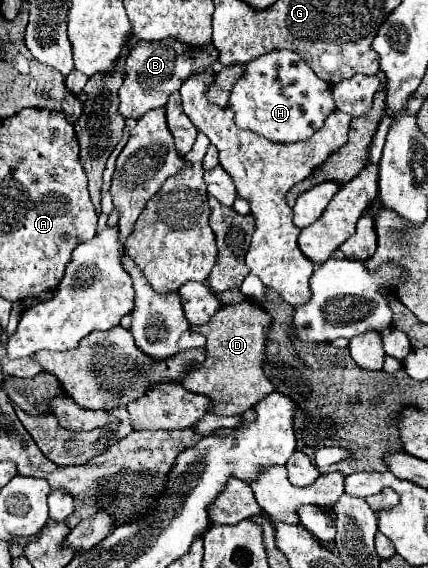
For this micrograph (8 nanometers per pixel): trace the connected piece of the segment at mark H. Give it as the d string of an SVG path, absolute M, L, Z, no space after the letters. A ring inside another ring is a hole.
M275 49L271 53L259 55L245 65L243 75L235 81L233 89L229 91L229 105L235 115L235 125L247 131L253 131L269 141L275 143L295 143L309 139L315 131L319 131L325 119L335 111L335 101L331 95L331 85L315 75L311 65L295 51L289 49Z

